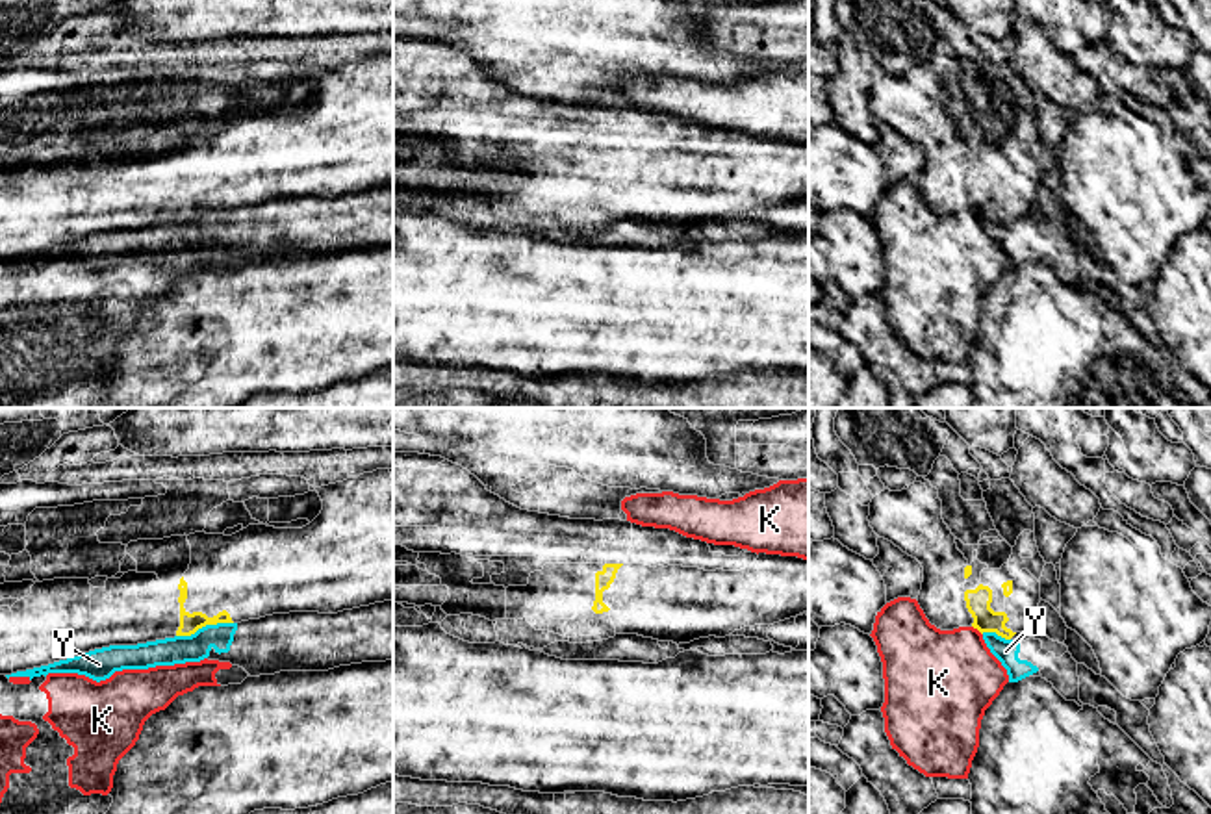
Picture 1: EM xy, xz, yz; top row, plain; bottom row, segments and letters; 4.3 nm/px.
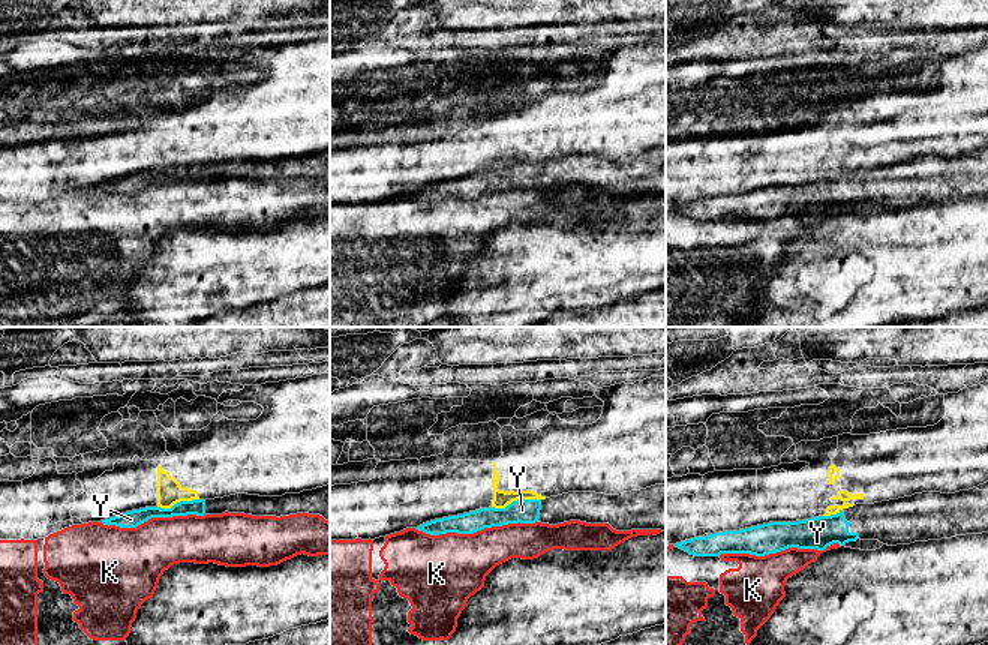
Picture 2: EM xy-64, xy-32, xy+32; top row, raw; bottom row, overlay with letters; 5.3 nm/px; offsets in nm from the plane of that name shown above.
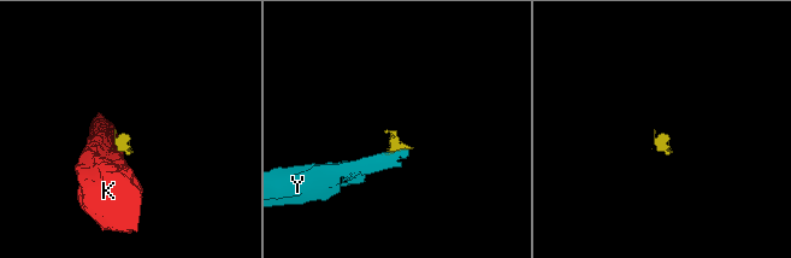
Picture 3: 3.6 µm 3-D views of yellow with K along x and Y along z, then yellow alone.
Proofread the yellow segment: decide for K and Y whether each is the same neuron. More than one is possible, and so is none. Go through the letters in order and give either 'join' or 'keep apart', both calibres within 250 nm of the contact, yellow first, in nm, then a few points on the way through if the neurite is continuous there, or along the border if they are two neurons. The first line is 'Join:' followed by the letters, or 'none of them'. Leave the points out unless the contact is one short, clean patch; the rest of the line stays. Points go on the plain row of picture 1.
Join: none of them
K: keep apart; calibres 110 and 420 nm; border yz (972, 210), (981, 219)
Y: keep apart; calibres 90 and 120 nm; border xy (232, 206), (206, 208), (190, 219), (177, 221)

